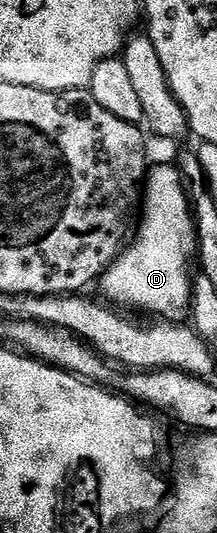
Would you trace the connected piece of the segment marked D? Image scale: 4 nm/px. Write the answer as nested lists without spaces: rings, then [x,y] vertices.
[[[153,164],[142,186],[138,228],[116,262],[99,278],[98,286],[109,297],[107,300],[121,310],[137,309],[140,313],[153,313],[156,319],[183,322],[190,313],[194,280],[193,274],[188,274],[188,264],[193,264],[196,252],[196,222],[186,182],[175,164]]]

